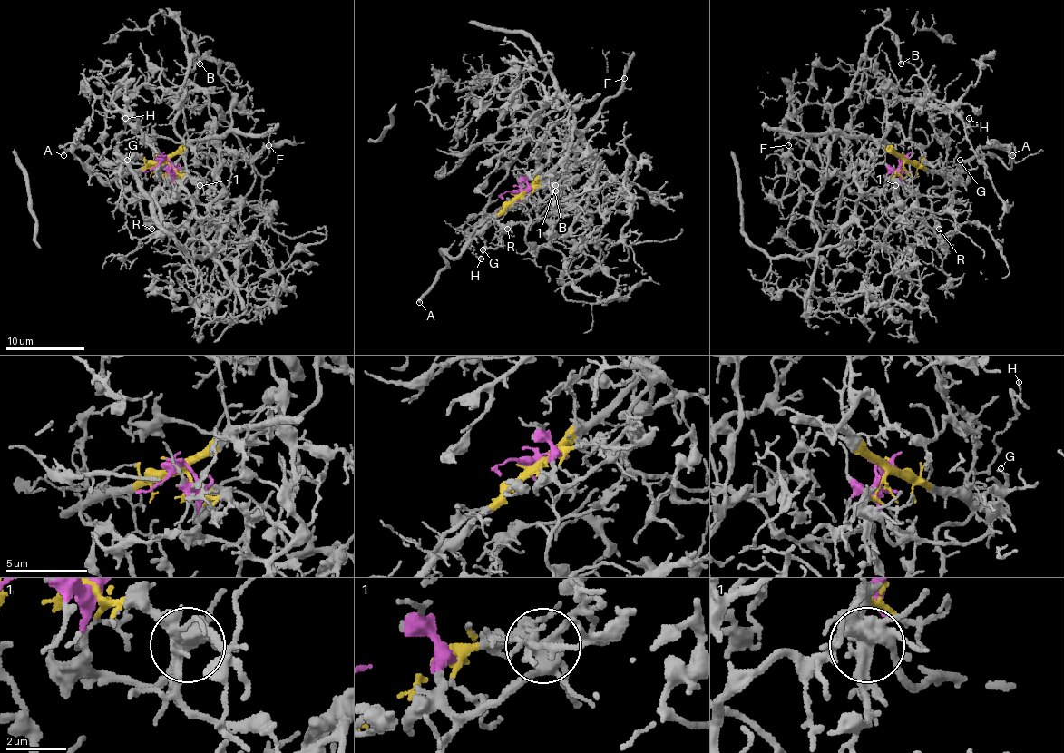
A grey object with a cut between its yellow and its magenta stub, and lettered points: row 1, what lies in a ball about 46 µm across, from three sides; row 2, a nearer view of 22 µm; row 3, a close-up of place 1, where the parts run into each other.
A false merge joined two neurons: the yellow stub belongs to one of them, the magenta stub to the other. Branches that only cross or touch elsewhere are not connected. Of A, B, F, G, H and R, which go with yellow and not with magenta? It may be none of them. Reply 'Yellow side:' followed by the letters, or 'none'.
Yellow side: A, F, G, H, R

